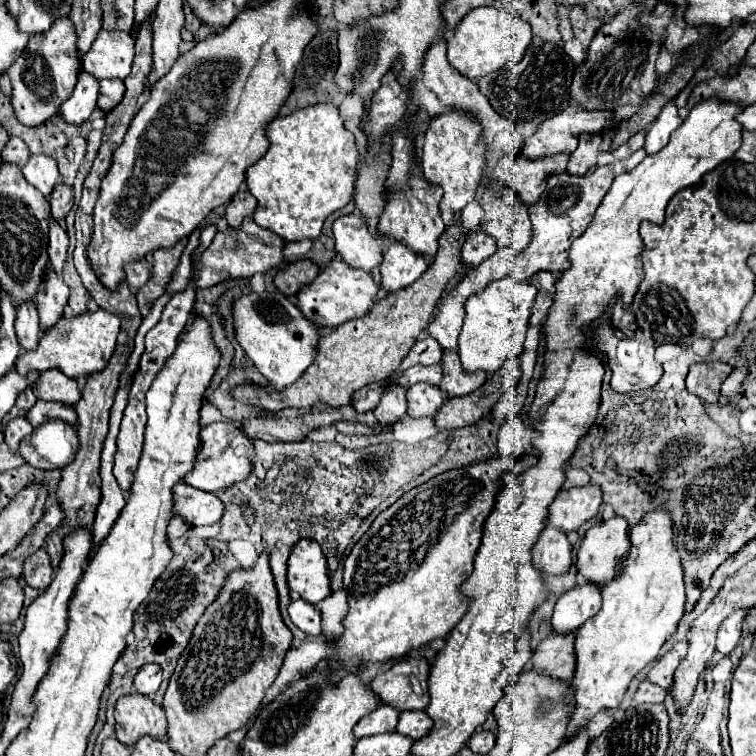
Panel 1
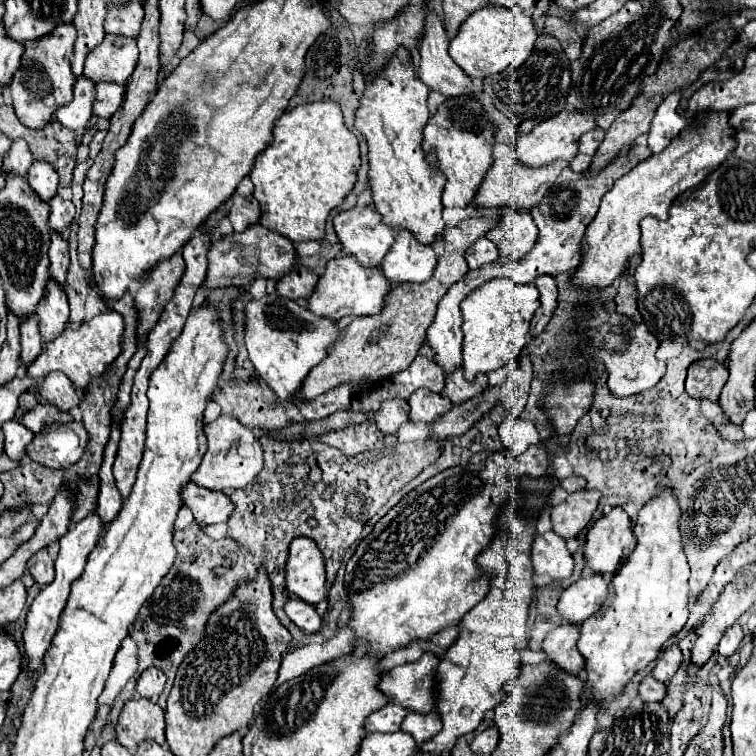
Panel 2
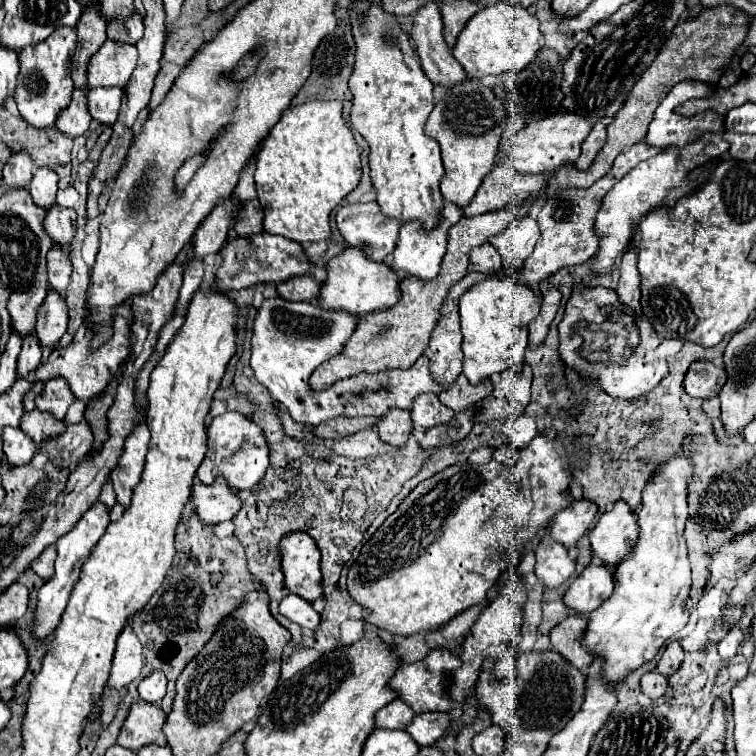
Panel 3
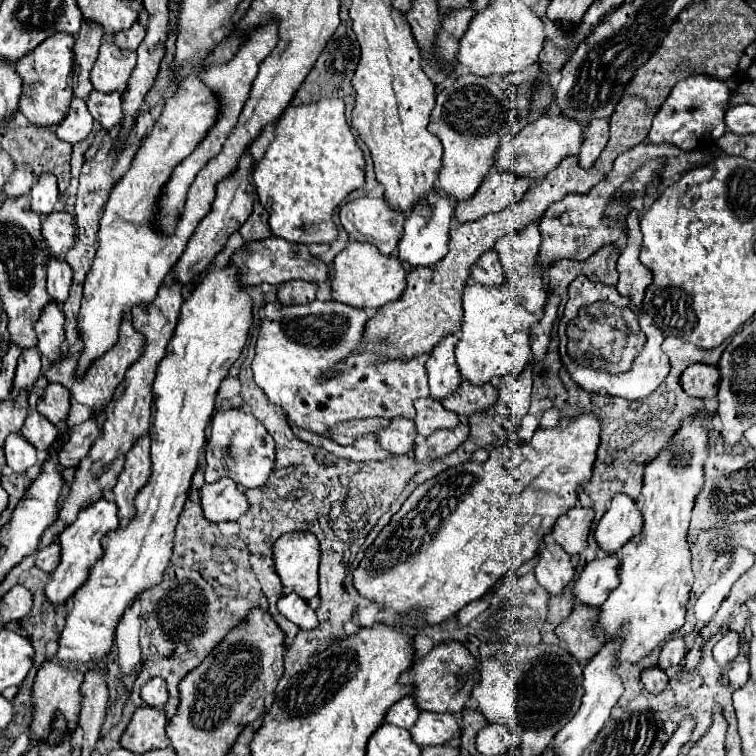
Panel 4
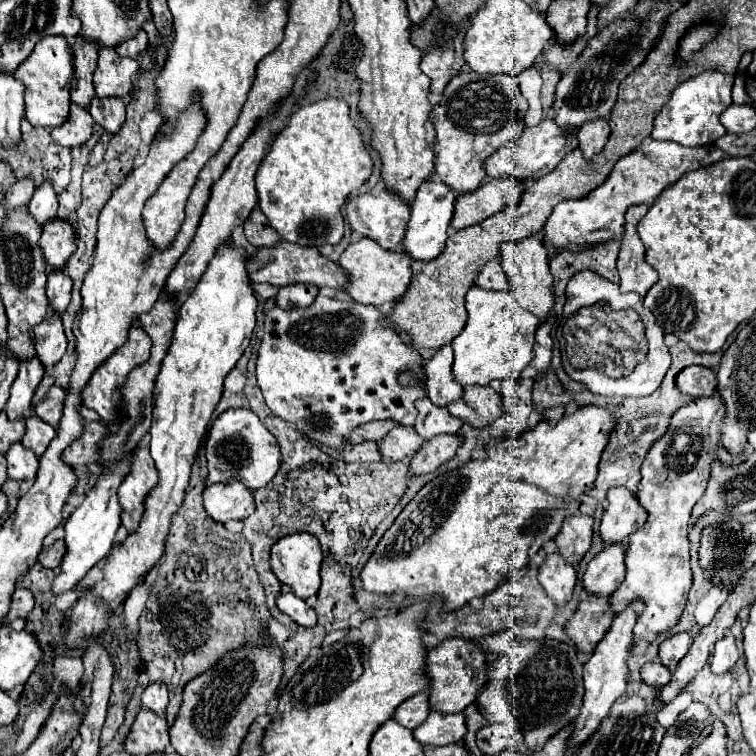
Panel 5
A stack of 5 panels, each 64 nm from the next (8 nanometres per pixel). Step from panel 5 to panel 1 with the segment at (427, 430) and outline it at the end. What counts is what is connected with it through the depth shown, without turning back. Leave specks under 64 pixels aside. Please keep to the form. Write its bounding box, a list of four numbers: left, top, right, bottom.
[406,384,448,418]

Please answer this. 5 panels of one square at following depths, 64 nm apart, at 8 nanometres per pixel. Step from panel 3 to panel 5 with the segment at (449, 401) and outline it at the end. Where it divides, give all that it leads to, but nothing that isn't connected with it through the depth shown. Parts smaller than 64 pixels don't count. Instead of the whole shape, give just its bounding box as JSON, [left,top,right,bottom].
[448,386,502,428]

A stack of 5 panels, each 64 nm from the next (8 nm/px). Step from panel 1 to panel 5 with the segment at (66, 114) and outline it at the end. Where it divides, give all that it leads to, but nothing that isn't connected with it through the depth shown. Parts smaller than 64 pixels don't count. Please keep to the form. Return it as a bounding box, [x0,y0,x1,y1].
[52,104,94,148]

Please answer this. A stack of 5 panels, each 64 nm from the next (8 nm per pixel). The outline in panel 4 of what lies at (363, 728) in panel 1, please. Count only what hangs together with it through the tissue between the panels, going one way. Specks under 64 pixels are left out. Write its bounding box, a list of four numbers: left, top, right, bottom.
[384,696,420,730]

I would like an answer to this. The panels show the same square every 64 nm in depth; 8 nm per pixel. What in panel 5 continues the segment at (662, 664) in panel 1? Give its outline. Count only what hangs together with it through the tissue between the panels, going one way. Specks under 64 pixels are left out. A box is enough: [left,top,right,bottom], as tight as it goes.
[660,632,692,668]

